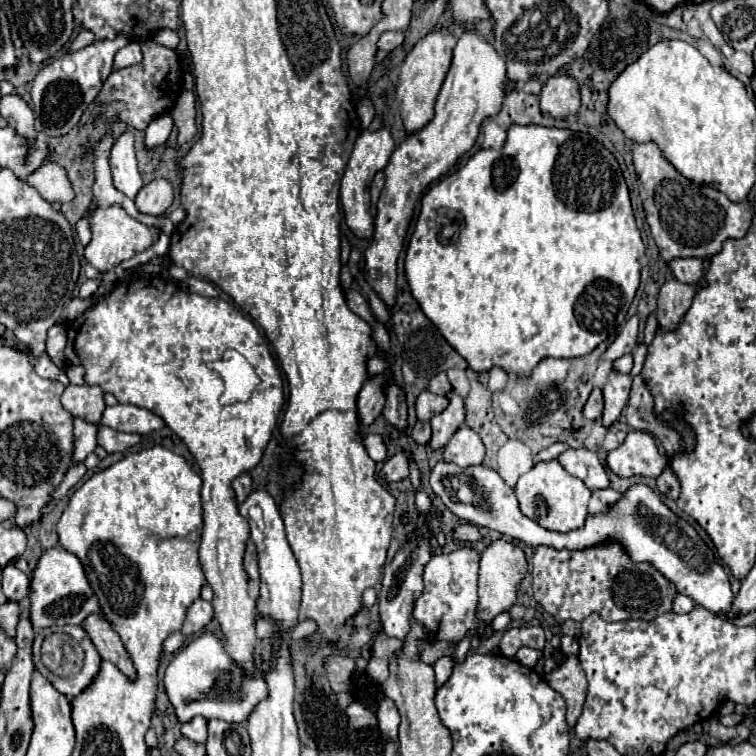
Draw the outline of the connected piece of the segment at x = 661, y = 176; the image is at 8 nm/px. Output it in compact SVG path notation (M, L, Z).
M654 142L634 144L632 154L646 220L650 224L658 250L666 262L680 256L700 260L710 258L720 252L724 240L742 238L750 228L754 206L748 200L732 202L720 190L684 178L662 156L660 148Z

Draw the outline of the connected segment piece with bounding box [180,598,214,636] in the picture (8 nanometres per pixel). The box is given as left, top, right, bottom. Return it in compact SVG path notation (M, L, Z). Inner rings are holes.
M198 598L190 608L188 608L188 614L186 614L186 622L182 626L182 634L184 636L192 636L192 634L198 634L200 630L204 630L204 626L214 618L214 612L212 612L212 604Z

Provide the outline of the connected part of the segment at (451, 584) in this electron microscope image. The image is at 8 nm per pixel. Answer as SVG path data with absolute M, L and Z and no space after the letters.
M462 546L458 550L454 550L452 554L440 554L440 556L432 556L432 560L424 566L424 594L420 596L420 600L414 606L414 618L418 622L422 622L432 638L438 640L446 640L446 642L460 642L468 630L476 630L476 628L484 628L488 624L482 624L480 620L476 620L476 606L478 606L478 564L480 564L480 556L476 554L474 548L470 546Z

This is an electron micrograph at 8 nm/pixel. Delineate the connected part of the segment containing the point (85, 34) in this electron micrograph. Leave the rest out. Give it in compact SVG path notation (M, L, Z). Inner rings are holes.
M84 28L84 30L72 40L72 50L80 50L80 48L92 44L92 42L94 42L94 32L90 32L88 28Z

